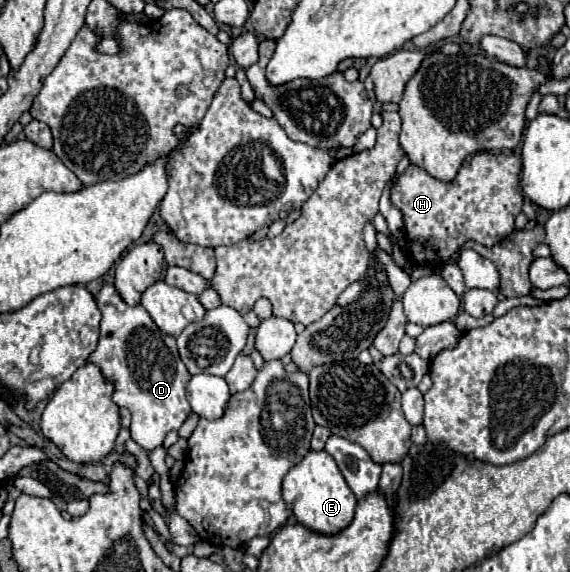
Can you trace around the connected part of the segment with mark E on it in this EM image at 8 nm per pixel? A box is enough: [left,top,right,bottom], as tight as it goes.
[284,450,356,534]

